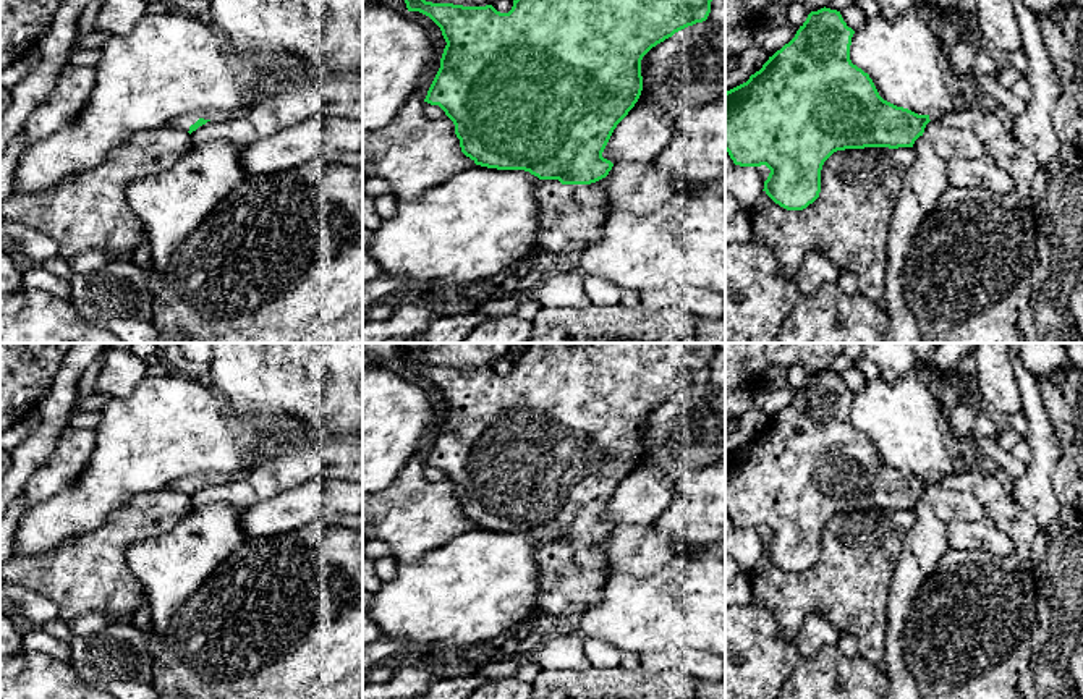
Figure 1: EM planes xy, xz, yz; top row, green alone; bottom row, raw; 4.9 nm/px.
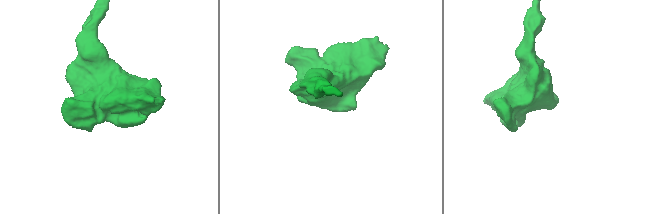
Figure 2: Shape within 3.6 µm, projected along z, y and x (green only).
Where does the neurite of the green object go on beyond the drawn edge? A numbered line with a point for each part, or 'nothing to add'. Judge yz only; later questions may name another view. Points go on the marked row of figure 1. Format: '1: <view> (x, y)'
1: yz (1001, 144)

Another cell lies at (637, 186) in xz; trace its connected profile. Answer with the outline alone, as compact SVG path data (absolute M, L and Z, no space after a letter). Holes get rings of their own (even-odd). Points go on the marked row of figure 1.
M618 162L609 175L596 181L605 193L607 212L649 214L675 194L673 178L652 162Z

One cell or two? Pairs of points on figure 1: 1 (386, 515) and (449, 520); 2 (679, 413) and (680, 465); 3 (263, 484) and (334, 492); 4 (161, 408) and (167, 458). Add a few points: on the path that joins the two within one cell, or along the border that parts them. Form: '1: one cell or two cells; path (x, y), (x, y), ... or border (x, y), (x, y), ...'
1: one cell; path (402, 515), (433, 518)
2: one cell; path (680, 426), (680, 452)
3: two cells; border (332, 478), (311, 478), (259, 502)
4: one cell; path (167, 421), (167, 445)

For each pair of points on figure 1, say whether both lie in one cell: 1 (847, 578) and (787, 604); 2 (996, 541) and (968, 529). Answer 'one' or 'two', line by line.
1: one
2: one

